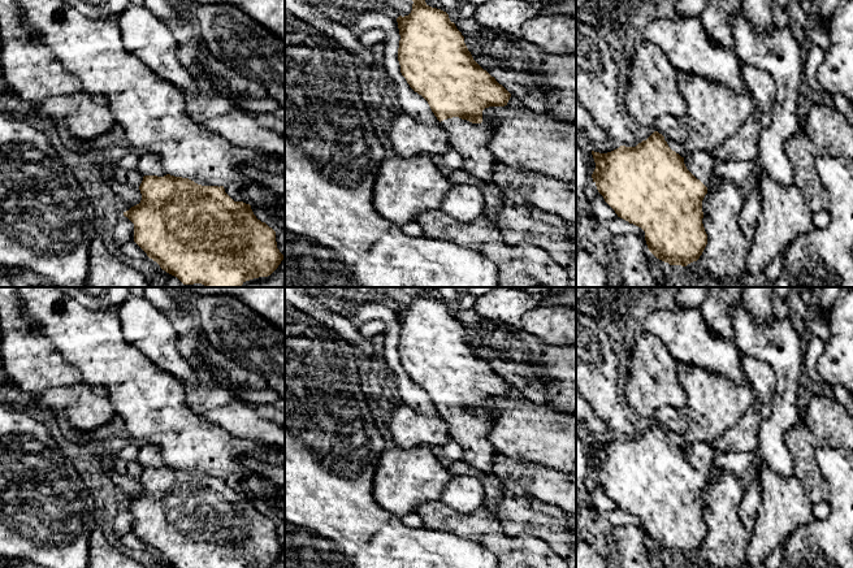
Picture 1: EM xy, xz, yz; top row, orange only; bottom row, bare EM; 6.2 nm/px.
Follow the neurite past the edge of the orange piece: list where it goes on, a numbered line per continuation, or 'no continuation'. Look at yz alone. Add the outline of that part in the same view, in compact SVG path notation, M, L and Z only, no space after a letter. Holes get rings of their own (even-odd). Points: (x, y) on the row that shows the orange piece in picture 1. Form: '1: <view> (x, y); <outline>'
1: yz (701, 164); M692 149L684 157L687 169L700 179L707 190L714 188L713 181L718 175L715 168L727 160L715 159L709 151Z

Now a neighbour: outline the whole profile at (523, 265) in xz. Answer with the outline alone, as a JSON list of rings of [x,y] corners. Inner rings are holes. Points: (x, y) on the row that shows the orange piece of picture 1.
[[[424,211],[416,221],[426,237],[471,248],[493,261],[498,266],[499,287],[568,287],[571,272],[568,268],[563,266],[547,251],[528,242],[516,246],[508,244],[492,218],[484,216],[472,222],[462,222],[442,211]]]

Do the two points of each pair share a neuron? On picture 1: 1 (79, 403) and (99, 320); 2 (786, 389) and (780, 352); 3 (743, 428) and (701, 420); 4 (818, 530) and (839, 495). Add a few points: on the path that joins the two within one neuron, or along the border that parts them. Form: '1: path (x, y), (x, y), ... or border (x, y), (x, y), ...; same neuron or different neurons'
1: border (83, 381), (99, 386), (109, 400); different neurons
2: path (786, 380), (786, 361); same neuron
3: border (753, 403), (732, 426), (710, 443); different neurons
4: path (827, 525), (839, 514), (839, 504); same neuron

